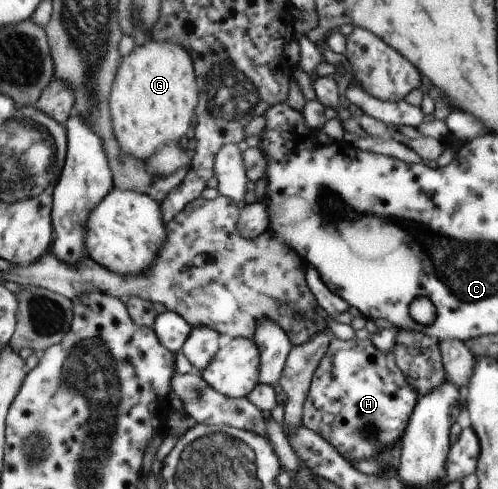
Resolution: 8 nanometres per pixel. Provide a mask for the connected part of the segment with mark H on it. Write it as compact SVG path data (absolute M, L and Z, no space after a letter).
M332 337L324 357L320 359L312 374L302 405L301 423L332 445L340 457L354 463L376 457L384 447L397 445L403 431L407 429L415 402L415 388L407 382L391 352L380 351L369 339L360 340L354 337L344 341Z

